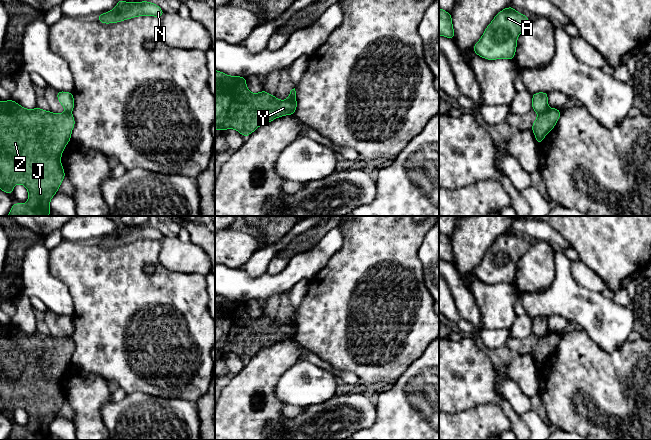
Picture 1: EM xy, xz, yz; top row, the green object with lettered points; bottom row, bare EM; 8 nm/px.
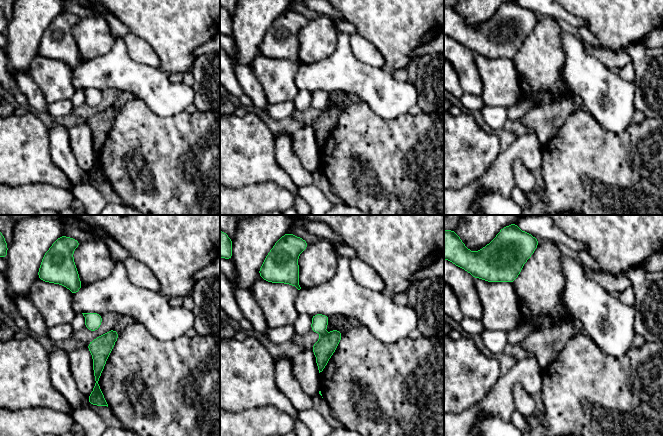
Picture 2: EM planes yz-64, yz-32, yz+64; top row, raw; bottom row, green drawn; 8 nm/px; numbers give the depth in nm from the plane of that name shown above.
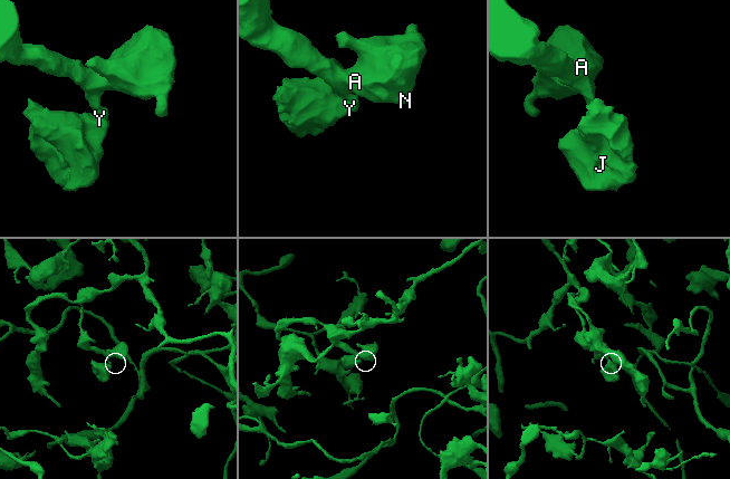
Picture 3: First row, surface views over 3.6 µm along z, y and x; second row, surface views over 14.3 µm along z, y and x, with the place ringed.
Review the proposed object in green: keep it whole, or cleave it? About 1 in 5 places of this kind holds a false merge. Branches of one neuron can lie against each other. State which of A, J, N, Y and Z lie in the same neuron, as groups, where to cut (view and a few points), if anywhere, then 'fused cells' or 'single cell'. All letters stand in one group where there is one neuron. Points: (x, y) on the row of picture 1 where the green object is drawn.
A N / J Y Z; cut in yz along (548, 108), (538, 114); fused cells

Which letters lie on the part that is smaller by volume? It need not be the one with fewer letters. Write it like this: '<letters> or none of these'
J, Y, Z

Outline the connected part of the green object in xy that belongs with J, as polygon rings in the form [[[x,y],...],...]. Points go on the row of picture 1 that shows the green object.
[[[11,99],[0,101],[0,189],[11,195],[13,187],[22,184],[29,195],[26,203],[14,203],[7,216],[48,216],[51,213],[50,200],[65,178],[61,156],[71,140],[74,125],[75,119],[71,112],[56,114],[38,107],[26,109]]]

